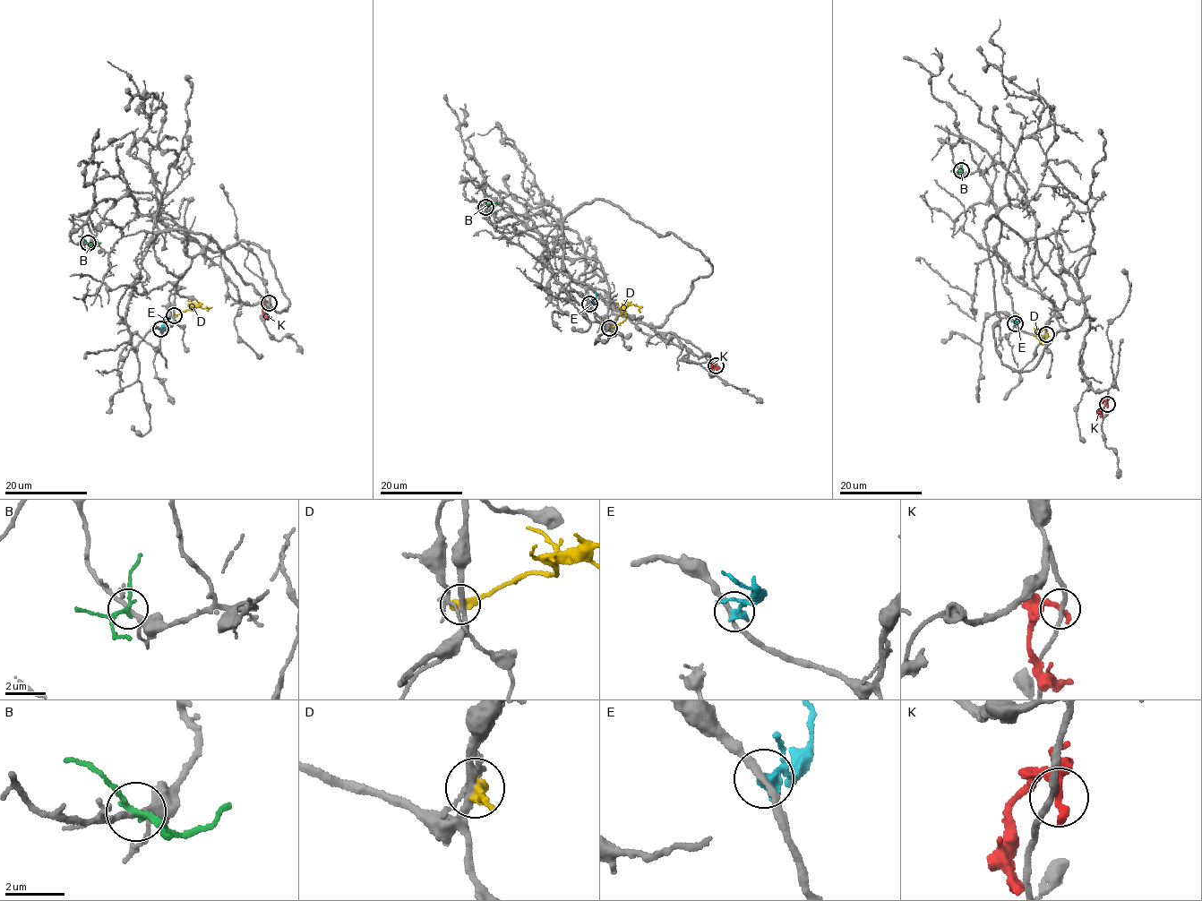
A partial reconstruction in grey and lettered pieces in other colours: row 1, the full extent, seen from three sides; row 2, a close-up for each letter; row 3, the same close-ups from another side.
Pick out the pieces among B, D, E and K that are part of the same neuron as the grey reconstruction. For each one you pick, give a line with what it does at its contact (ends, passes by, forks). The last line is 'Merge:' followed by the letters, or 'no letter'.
Merge: no letter

